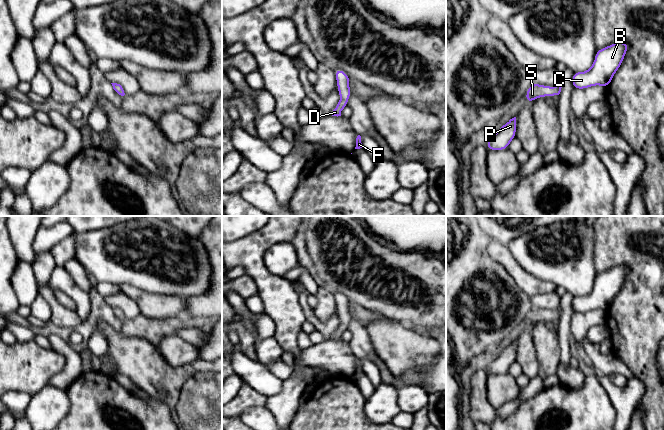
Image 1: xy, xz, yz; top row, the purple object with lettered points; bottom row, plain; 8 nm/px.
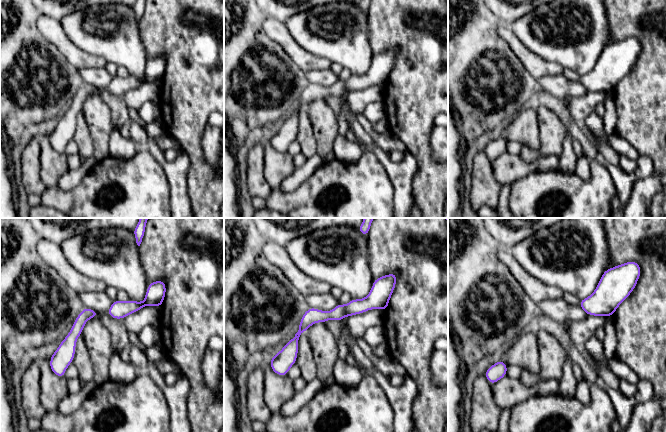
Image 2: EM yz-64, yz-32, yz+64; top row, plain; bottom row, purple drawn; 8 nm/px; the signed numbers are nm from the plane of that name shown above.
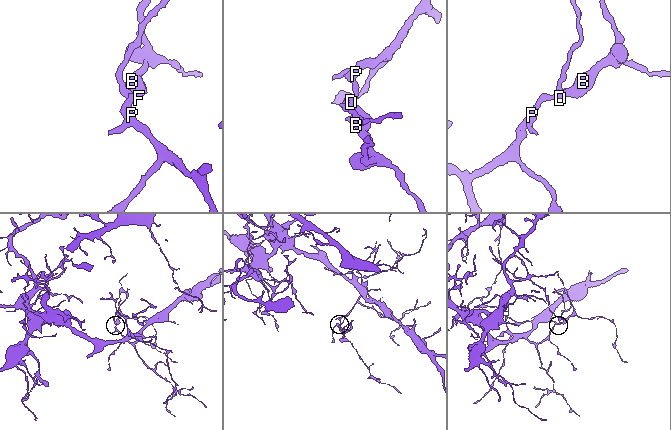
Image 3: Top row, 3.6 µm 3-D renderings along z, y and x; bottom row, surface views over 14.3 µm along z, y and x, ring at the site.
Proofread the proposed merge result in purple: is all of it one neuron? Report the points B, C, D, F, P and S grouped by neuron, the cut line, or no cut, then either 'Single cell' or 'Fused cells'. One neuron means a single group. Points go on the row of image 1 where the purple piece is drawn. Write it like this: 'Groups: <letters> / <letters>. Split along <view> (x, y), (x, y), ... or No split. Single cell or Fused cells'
Groups: B C D F P S. No split. Single cell

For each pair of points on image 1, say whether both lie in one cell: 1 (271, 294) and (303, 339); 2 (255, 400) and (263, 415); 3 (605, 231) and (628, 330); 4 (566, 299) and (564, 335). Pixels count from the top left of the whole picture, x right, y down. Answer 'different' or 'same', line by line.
1: different
2: different
3: same
4: same

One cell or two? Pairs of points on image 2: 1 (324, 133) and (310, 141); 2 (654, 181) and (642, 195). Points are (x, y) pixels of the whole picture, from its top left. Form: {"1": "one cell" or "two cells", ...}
{"1": "two cells", "2": "one cell"}

